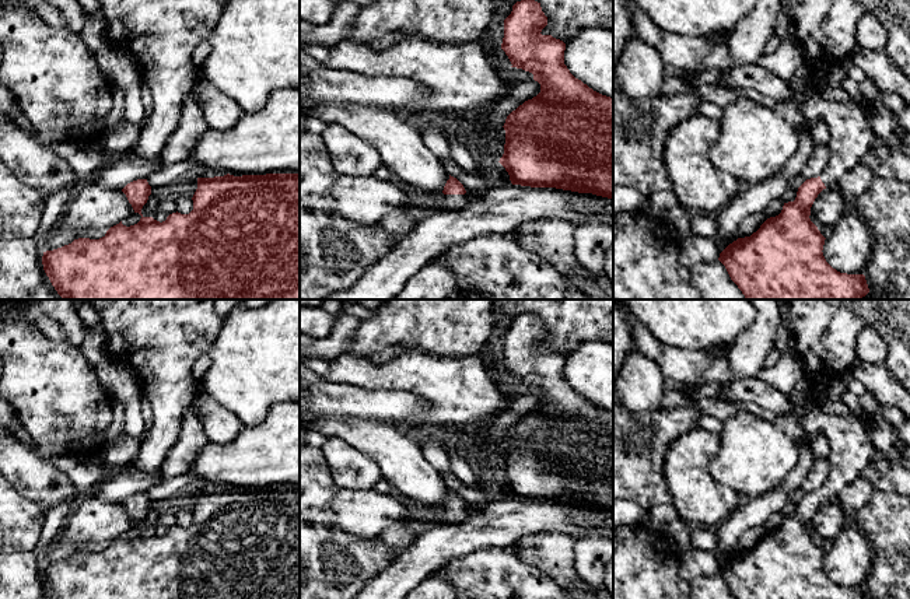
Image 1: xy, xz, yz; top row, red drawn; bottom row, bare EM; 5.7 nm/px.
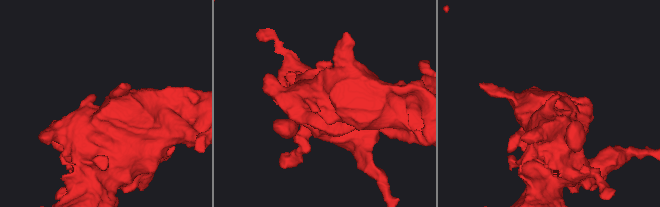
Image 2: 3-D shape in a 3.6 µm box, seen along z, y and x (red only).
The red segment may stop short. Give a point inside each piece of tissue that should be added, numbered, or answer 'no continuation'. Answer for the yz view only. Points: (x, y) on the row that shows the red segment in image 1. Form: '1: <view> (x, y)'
1: yz (851, 133)

